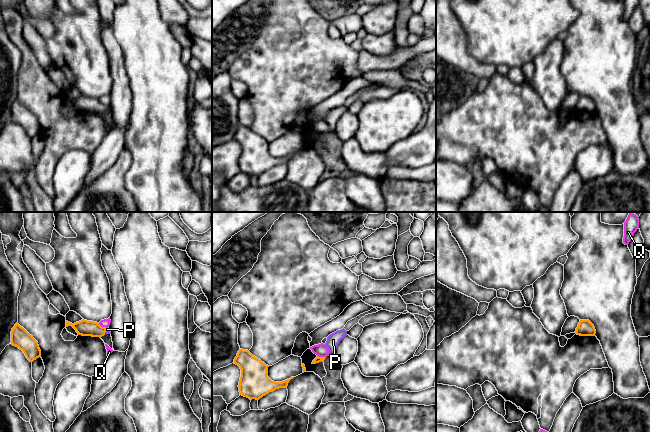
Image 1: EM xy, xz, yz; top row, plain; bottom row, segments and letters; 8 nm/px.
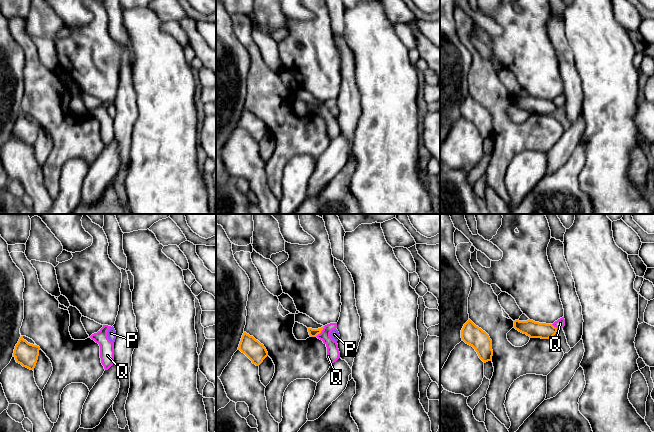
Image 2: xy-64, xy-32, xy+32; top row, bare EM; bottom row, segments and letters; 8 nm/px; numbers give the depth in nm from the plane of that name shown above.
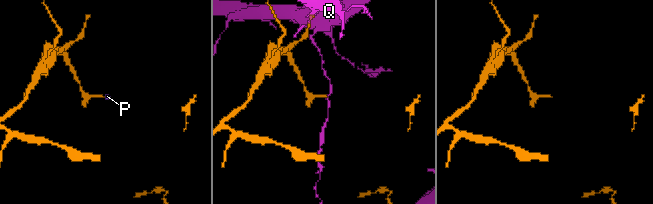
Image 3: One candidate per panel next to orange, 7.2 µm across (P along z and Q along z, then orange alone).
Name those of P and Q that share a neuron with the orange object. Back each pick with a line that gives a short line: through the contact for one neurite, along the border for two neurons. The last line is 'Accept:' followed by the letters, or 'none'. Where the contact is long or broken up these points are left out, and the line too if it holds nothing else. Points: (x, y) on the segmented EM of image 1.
P: line xy (85, 328), (105, 331), (107, 329)
Accept: P

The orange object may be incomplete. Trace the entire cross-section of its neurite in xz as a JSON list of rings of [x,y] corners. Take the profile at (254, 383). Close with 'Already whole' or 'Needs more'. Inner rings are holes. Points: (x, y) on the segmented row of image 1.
[[[240,349],[234,359],[234,364],[241,369],[239,381],[240,395],[250,400],[259,400],[269,392],[279,388],[287,388],[288,383],[294,377],[282,382],[274,382],[268,377],[268,365],[257,357],[253,356],[248,350]]]. Already whole

